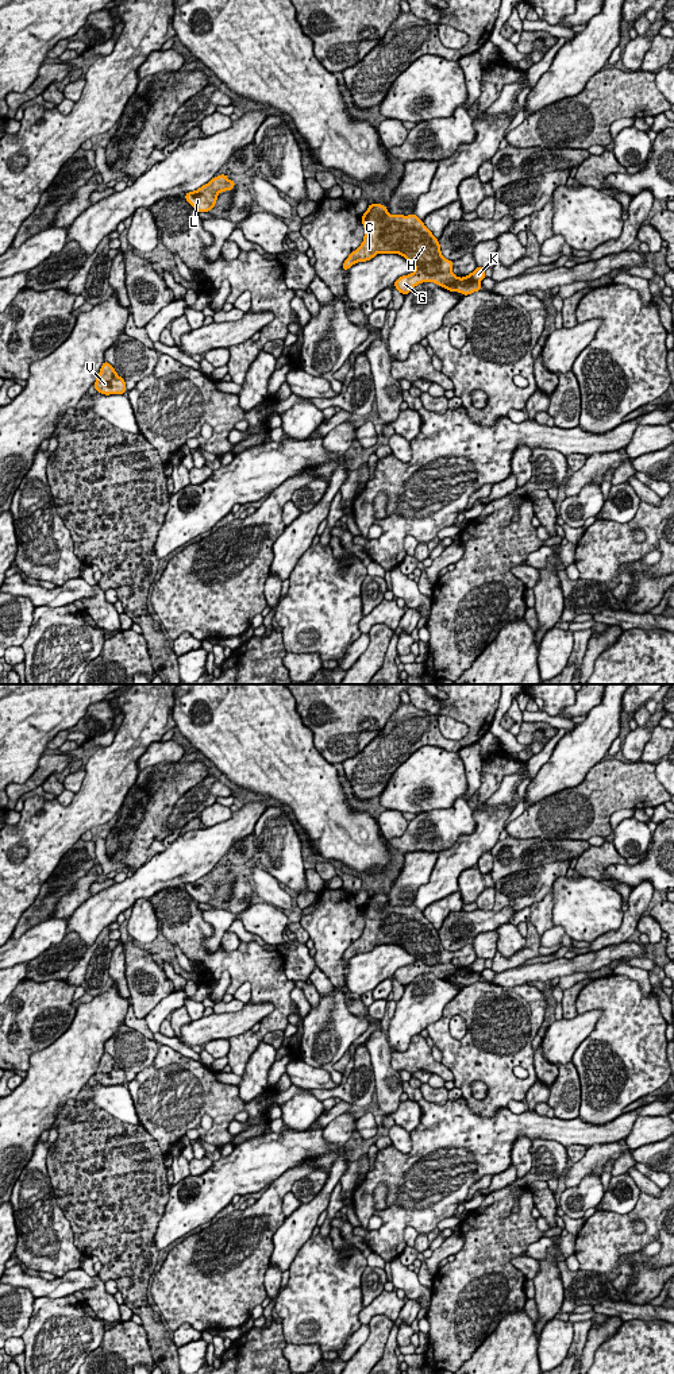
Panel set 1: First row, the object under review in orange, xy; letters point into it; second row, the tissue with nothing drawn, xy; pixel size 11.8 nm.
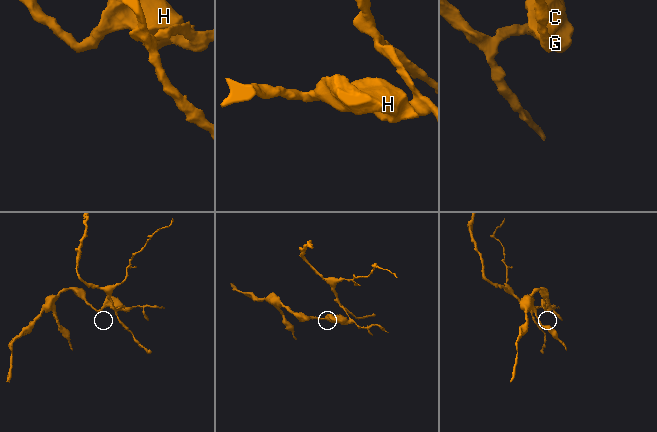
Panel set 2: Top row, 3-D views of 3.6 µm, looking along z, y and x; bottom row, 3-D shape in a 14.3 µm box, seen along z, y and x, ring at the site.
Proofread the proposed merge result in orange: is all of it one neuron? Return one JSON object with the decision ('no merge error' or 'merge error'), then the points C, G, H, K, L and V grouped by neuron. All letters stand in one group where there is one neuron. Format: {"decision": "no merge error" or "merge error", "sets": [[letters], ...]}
{"decision": "merge error", "sets": [["C", "G", "H", "L", "V"], ["K"]]}

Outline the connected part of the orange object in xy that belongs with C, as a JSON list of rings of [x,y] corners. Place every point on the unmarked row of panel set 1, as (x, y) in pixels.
[[[370,895],[361,910],[363,933],[344,952],[343,961],[377,945],[398,945],[415,957],[413,964],[400,968],[393,976],[404,987],[423,973],[434,973],[463,987],[482,980],[481,973],[452,964],[452,952],[442,946],[439,931],[415,904],[390,906],[385,896]]]

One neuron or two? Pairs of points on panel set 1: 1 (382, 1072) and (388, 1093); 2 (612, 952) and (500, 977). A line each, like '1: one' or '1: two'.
1: one
2: one

